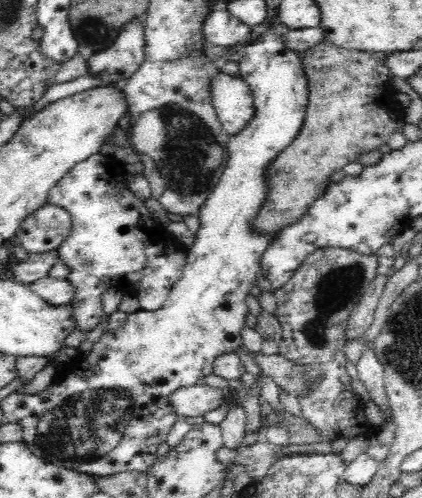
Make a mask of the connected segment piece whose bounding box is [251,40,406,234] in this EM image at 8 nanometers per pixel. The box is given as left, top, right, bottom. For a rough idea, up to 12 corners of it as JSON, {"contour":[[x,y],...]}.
{"contour":[[322,40],[309,101],[265,174],[258,234],[297,221],[329,176],[386,144],[405,109],[386,54]]}

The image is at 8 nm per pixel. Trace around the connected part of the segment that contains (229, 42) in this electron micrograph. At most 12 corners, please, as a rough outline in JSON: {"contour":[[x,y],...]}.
{"contour":[[226,8],[204,20],[206,43],[224,48],[246,44],[250,26]]}

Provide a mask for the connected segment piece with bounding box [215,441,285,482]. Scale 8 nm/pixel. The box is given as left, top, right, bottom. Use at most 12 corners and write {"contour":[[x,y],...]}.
{"contour":[[271,442],[219,448],[224,465],[242,464],[253,482],[266,477],[270,466],[285,456]]}

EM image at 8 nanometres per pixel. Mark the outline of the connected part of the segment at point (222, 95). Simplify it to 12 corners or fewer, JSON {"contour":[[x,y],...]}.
{"contour":[[218,73],[210,96],[224,133],[256,114],[241,75]]}

